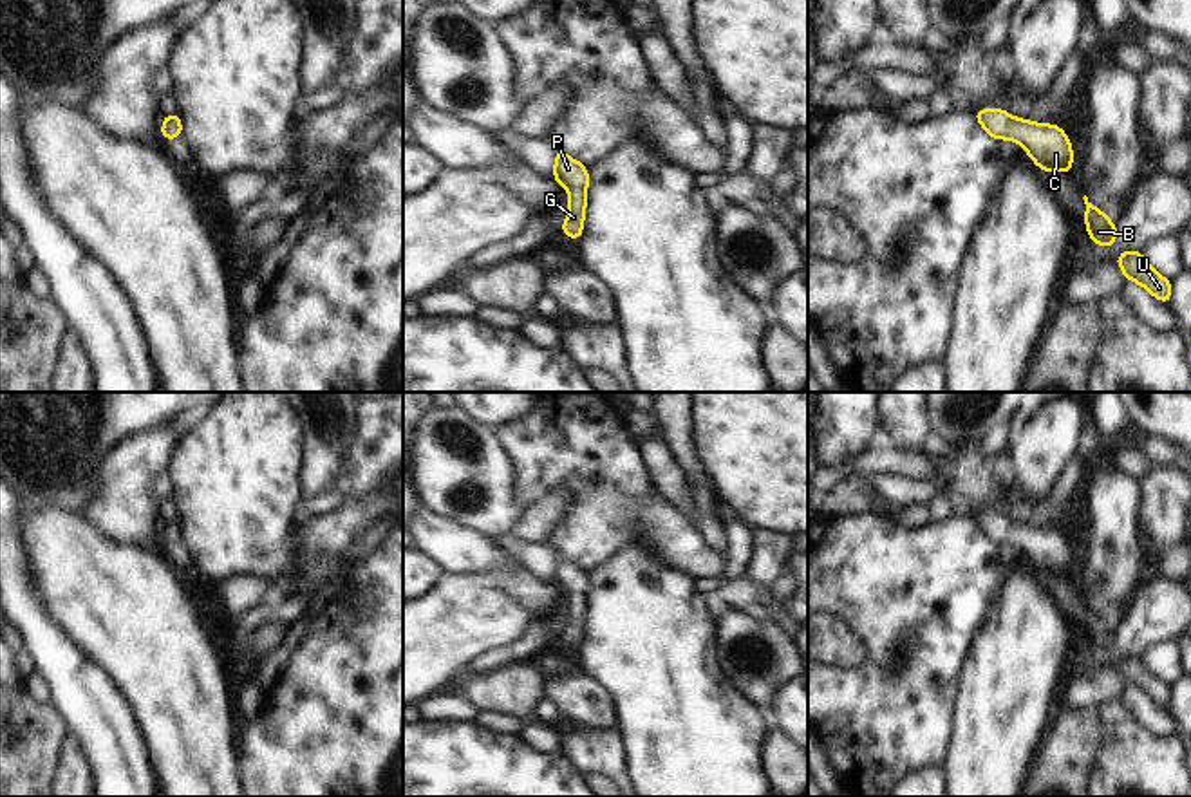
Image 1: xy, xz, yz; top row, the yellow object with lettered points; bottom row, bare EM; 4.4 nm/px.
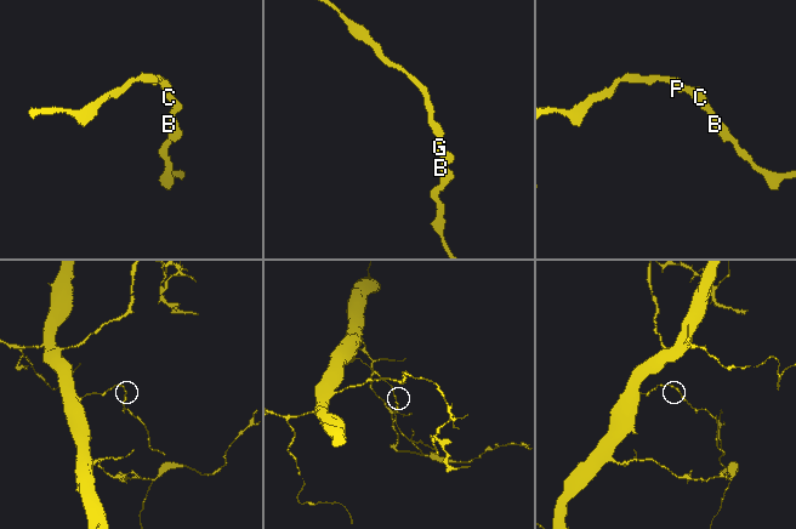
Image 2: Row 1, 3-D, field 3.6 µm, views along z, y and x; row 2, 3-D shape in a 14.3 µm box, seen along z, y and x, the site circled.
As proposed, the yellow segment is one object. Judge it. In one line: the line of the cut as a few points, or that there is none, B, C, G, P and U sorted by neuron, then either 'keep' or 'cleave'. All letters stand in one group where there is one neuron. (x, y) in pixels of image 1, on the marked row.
no cut | B C G P U | keep

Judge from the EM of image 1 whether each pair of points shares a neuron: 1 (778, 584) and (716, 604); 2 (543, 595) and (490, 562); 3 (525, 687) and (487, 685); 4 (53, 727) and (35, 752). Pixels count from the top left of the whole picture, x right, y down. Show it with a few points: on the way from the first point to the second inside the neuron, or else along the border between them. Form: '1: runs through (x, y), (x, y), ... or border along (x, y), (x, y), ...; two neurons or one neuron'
1: runs through (763, 593), (731, 595); one neuron
2: runs through (530, 593), (503, 566); one neuron
3: runs through (515, 687), (496, 685); one neuron
4: runs through (49, 732), (35, 747); one neuron

